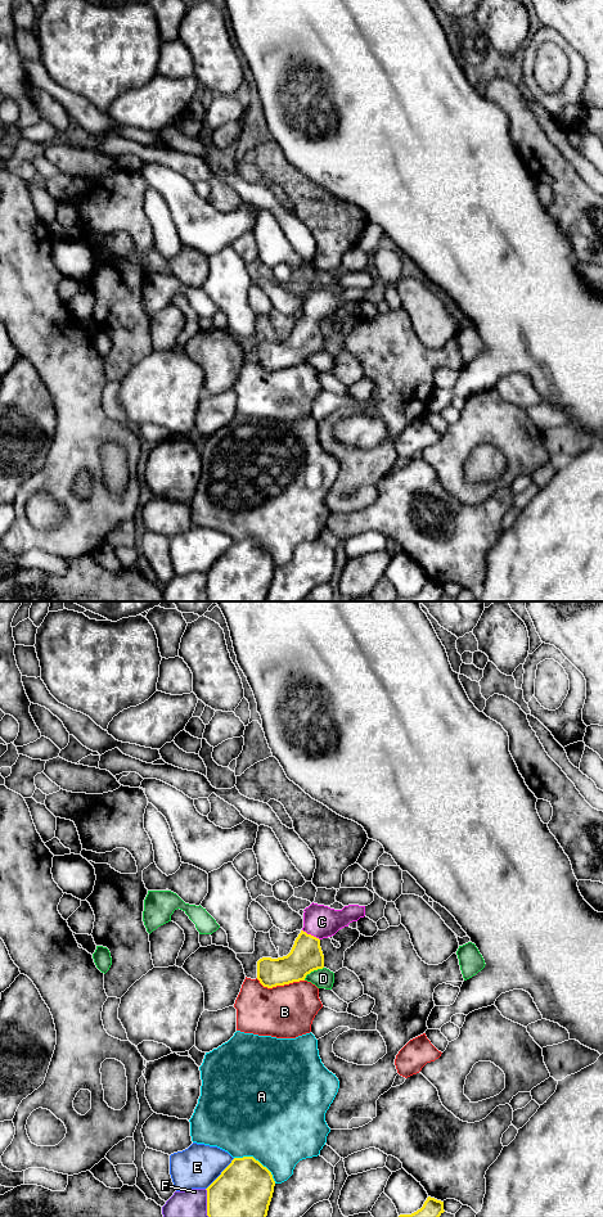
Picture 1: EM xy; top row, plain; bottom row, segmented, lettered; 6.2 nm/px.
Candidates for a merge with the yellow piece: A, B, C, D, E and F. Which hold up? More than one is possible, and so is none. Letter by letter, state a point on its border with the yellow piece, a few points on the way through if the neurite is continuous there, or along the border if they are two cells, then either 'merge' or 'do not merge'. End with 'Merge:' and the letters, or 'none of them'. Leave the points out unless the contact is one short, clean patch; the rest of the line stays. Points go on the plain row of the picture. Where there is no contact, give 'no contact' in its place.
A: xy (257, 544) | do not merge
B: xy (280, 368) | do not merge
C: xy (310, 318) | across xy (306, 338), (310, 318), (322, 305) | merge
D: xy (313, 354) | do not merge
E: xy (221, 557) | do not merge
F: xy (207, 586) | do not merge
Merge: C

